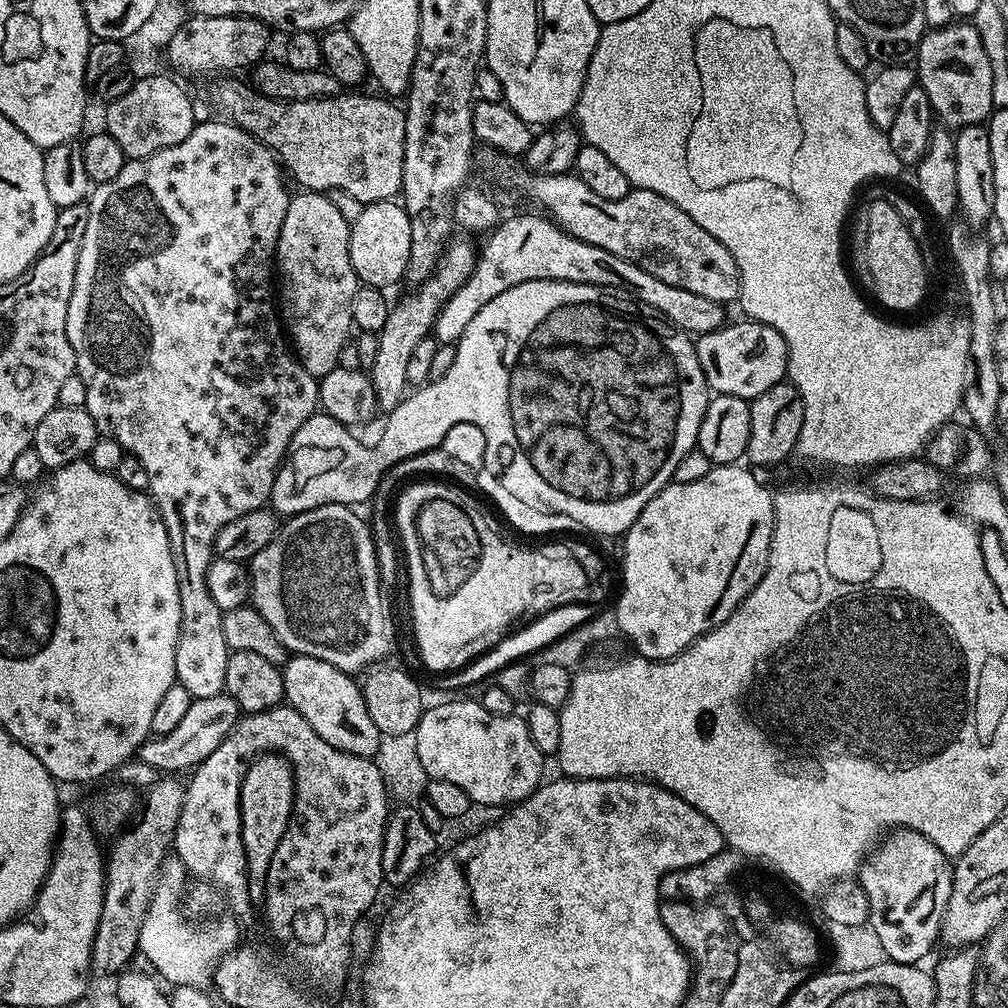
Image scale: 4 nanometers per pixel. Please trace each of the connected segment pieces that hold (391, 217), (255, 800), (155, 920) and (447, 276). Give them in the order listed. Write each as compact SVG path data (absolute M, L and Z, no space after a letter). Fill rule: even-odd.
M390 199L364 205L362 214L358 214L358 218L350 224L350 262L356 271L357 281L369 288L388 290L391 284L404 280L406 262L410 262L410 218L403 203Z
M261 753L248 765L240 791L240 833L248 870L244 892L256 908L264 905L266 874L292 816L294 792L295 780L291 764L280 753Z
M175 858L165 859L164 867L160 869L160 878L156 881L156 897L152 899L152 905L142 924L138 952L153 964L151 967L161 981L169 980L169 985L172 986L207 989L213 983L216 965L220 959L237 951L240 928L232 920L204 924L201 928L191 924L182 907L182 897L186 892L184 880L186 881L186 873L182 861Z
M453 239L444 250L443 258L432 272L432 276L423 284L413 287L412 293L405 300L395 301L392 312L386 318L386 326L378 333L378 354L374 358L374 366L370 369L370 379L376 391L376 406L381 413L392 411L398 402L404 399L409 387L406 378L406 366L410 363L410 354L418 346L418 342L429 339L430 333L436 327L436 319L442 306L470 278L478 257L477 249L472 249L468 240Z

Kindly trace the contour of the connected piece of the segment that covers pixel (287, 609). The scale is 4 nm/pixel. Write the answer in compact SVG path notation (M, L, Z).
M327 504L321 508L299 512L297 516L287 517L279 525L276 537L266 546L262 546L262 550L258 550L258 554L254 554L254 558L250 562L251 607L256 608L258 614L262 614L262 618L266 618L266 622L270 622L270 630L274 630L274 634L283 642L285 649L298 656L322 658L322 662L330 662L330 666L349 674L357 674L356 672L360 671L363 673L365 670L379 665L383 661L380 659L388 652L388 635L392 636L394 632L393 625L388 625L388 612L384 609L383 594L385 595L385 593L382 591L380 583L379 562L376 560L376 546L372 530L369 521L365 517L363 520L356 512L359 511L353 510L346 504Z

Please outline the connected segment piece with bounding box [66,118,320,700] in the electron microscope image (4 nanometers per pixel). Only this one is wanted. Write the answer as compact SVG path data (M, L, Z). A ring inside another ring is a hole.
M223 118L215 119L201 119L192 127L190 134L178 142L178 146L129 159L122 166L122 171L110 178L110 182L97 184L91 189L87 201L86 234L82 234L82 250L78 254L78 270L74 274L70 310L66 314L66 334L76 355L75 375L80 376L86 386L84 408L90 418L94 418L97 433L113 439L127 455L138 458L138 462L146 466L146 474L150 474L148 492L156 503L156 509L162 514L162 522L166 522L166 534L170 538L170 550L174 554L178 574L178 594L182 598L182 626L178 634L178 650L174 654L176 683L186 686L193 700L219 696L226 686L226 662L230 649L222 634L224 613L208 589L208 567L214 559L212 547L218 530L234 522L234 518L250 514L250 510L265 507L269 503L276 472L298 426L302 426L306 418L316 415L320 402L317 377L311 376L296 359L282 331L282 321L274 303L276 243L290 199L290 192L284 189L280 181L281 165L272 149L267 148L261 140L237 124Z

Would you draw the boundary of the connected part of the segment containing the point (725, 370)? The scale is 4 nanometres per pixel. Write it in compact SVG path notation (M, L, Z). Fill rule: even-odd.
M740 318L737 324L728 322L723 328L695 337L694 343L698 362L702 366L702 374L713 393L722 396L737 396L751 402L758 394L766 394L766 390L770 390L770 386L781 383L787 377L788 347L782 334L778 330L774 330L774 326L766 326L757 320Z

